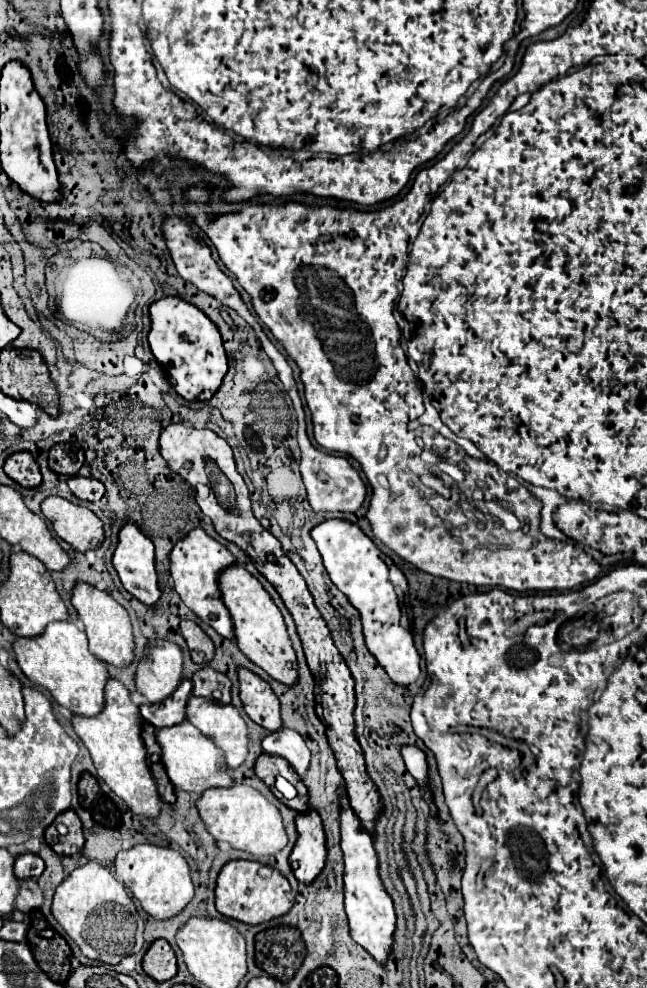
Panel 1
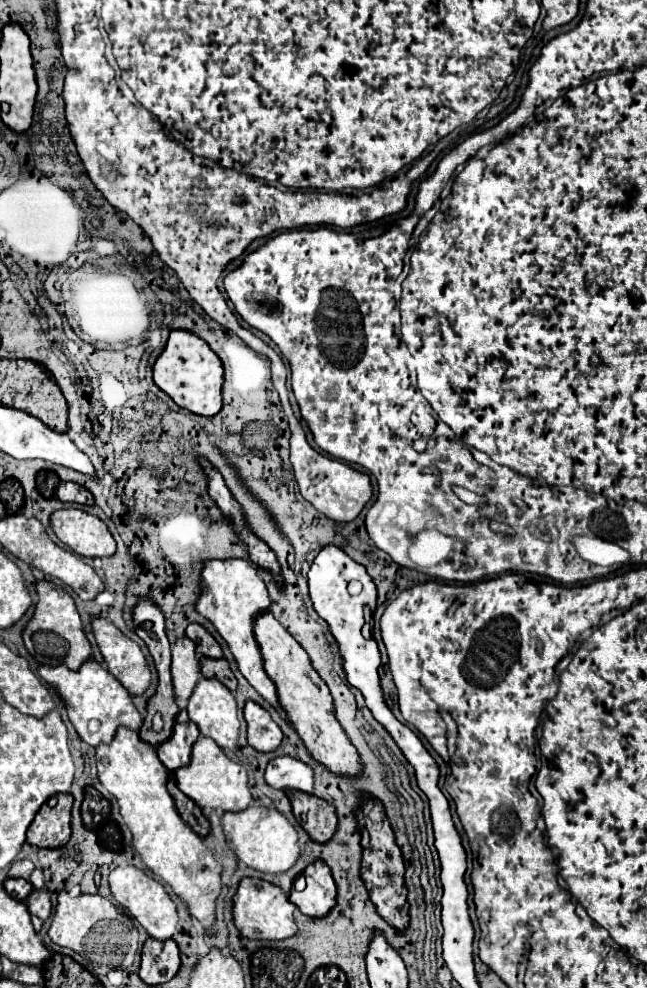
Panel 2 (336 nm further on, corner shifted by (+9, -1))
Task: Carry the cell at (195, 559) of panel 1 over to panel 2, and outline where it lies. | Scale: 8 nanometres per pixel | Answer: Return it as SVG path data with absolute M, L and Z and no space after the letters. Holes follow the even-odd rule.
M209 559L209 561L203 563L199 589L201 589L201 593L199 593L197 603L195 603L197 613L201 613L205 619L209 619L215 625L219 635L229 645L229 651L233 653L243 677L257 689L257 693L261 697L265 697L279 711L279 715L283 719L287 719L285 713L279 709L275 685L271 683L271 679L267 677L267 673L263 669L263 659L261 659L261 653L259 653L259 645L255 647L253 619L261 611L269 609L269 605L271 605L265 583L261 581L257 569L247 559L223 559L223 561L221 559Z

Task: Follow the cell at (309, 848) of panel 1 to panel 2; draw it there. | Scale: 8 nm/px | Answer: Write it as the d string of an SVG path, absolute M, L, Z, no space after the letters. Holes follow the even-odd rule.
M323 859L313 861L305 869L307 877L307 887L305 891L297 891L295 887L291 889L289 899L299 907L301 913L309 917L323 917L329 913L329 909L335 905L335 883L331 877L331 871Z

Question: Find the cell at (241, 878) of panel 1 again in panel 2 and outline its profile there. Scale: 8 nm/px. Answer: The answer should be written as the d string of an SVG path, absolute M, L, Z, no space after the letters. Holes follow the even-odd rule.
M243 877L237 887L237 893L233 895L233 923L237 931L247 939L287 939L295 935L297 927L293 911L295 905L289 901L289 895L285 895L279 887L263 879Z

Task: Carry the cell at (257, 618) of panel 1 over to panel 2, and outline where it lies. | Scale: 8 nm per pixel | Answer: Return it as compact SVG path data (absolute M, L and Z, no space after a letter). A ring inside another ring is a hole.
M263 611L261 615L257 615L253 625L255 625L253 633L263 655L263 667L269 679L273 681L273 685L277 687L279 705L283 707L287 719L291 721L297 735L303 739L309 753L319 763L323 763L325 767L329 767L331 771L339 775L359 775L361 771L359 755L355 747L349 743L341 725L337 723L335 713L333 713L331 693L325 681L313 669L305 649L291 637L291 633L285 631L285 627L273 617L271 611Z

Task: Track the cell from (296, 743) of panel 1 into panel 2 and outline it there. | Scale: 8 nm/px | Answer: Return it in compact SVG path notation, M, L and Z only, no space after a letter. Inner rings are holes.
M281 755L267 763L265 781L275 789L299 789L313 793L313 769L293 757Z

